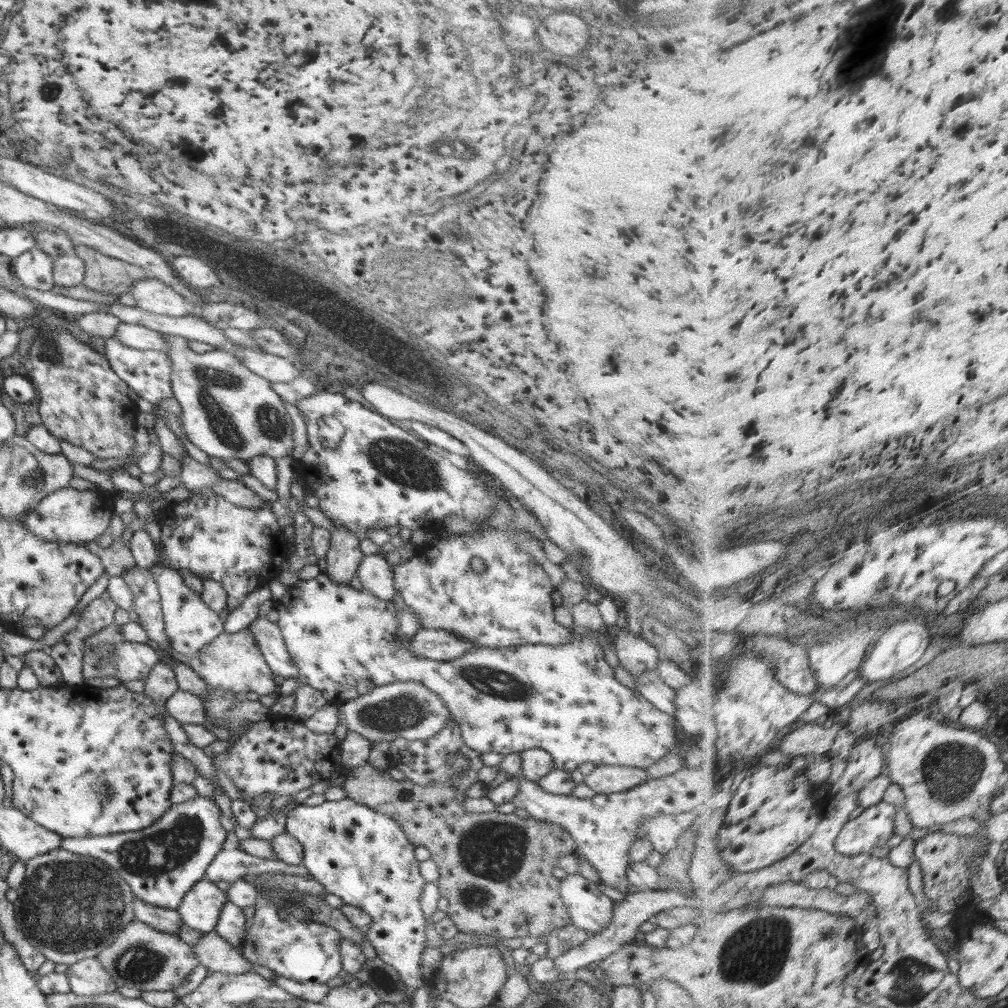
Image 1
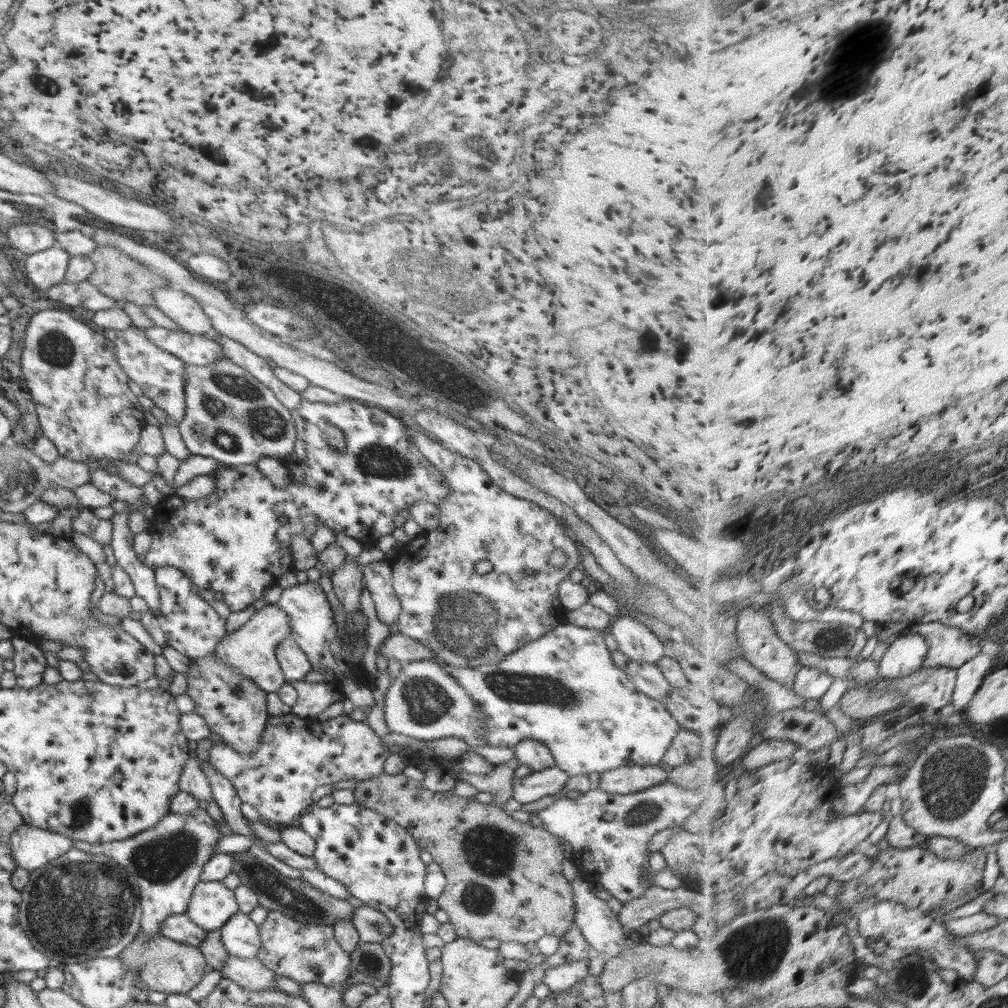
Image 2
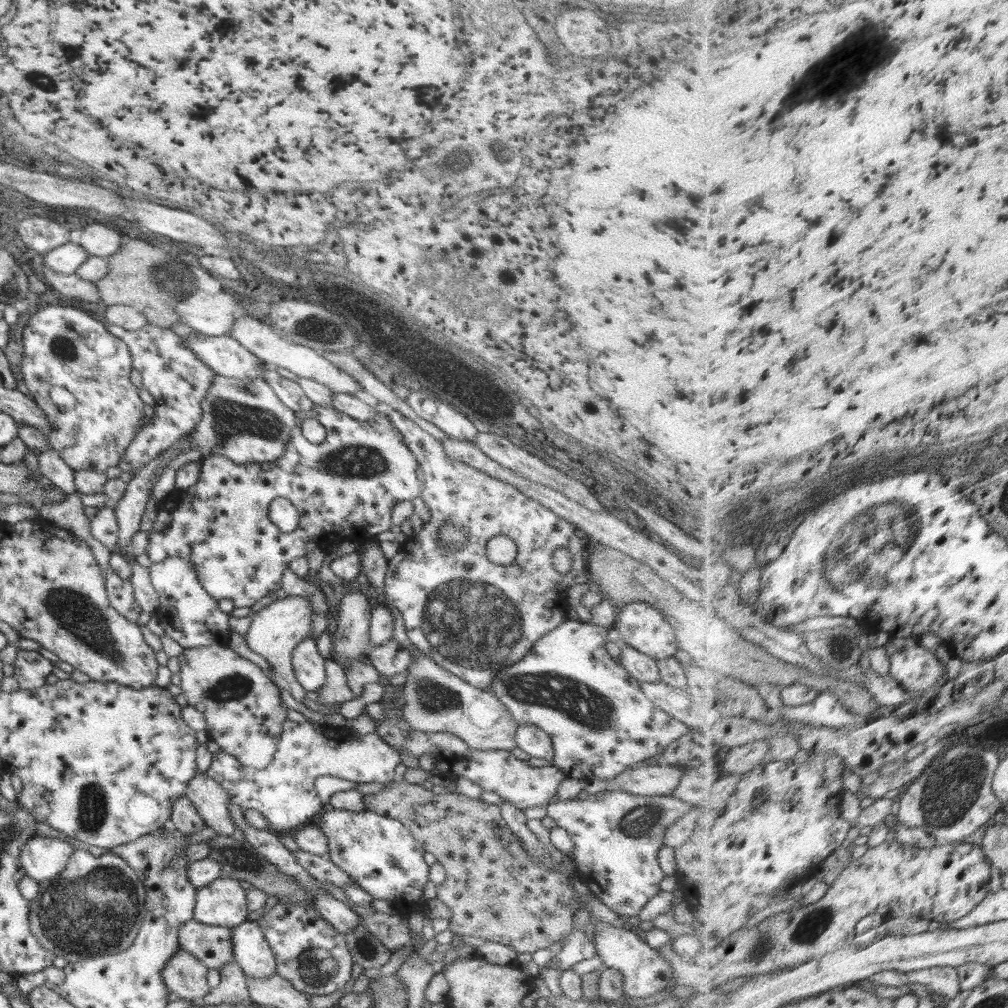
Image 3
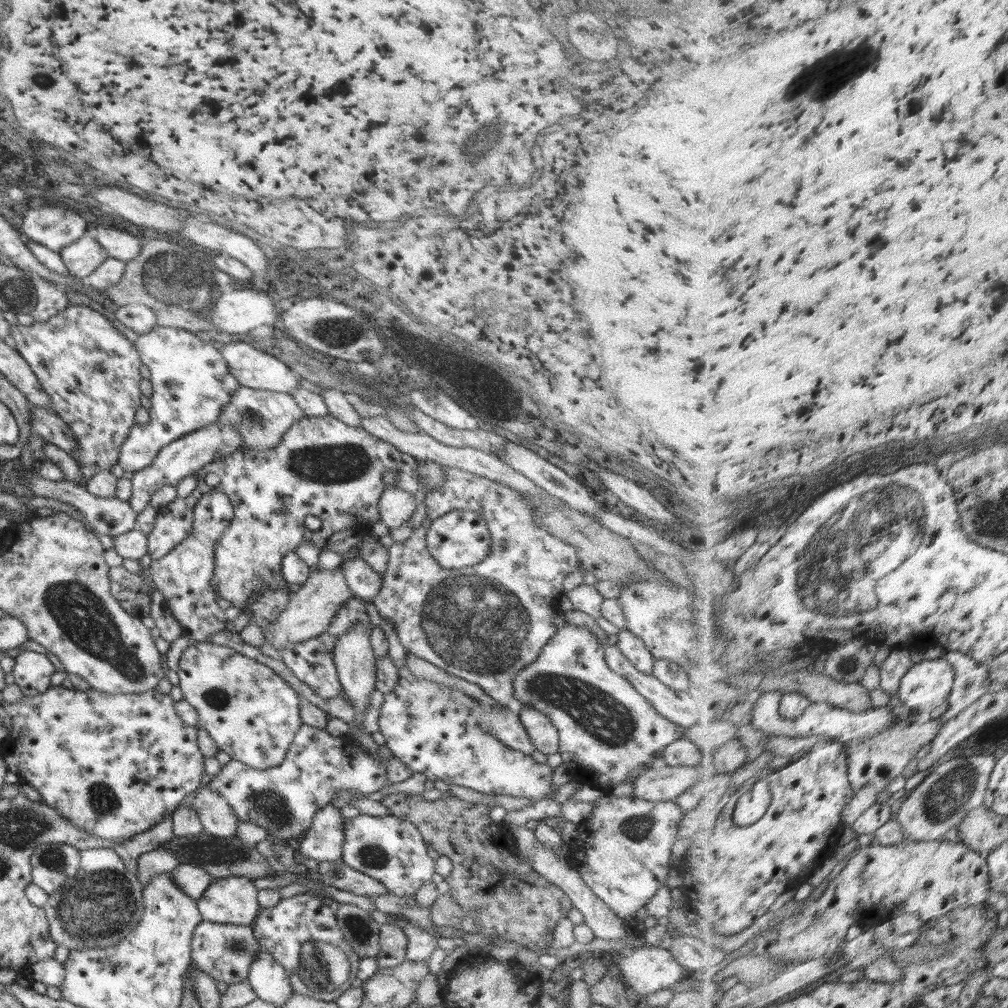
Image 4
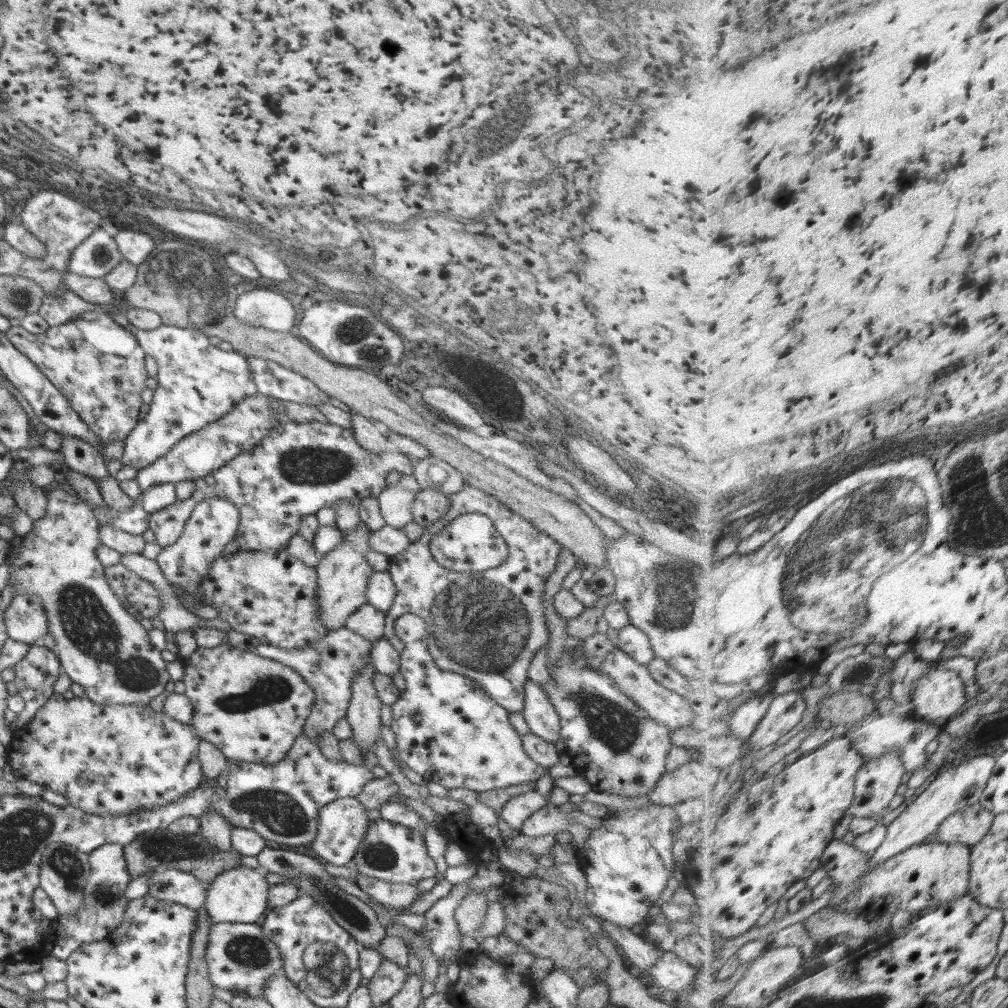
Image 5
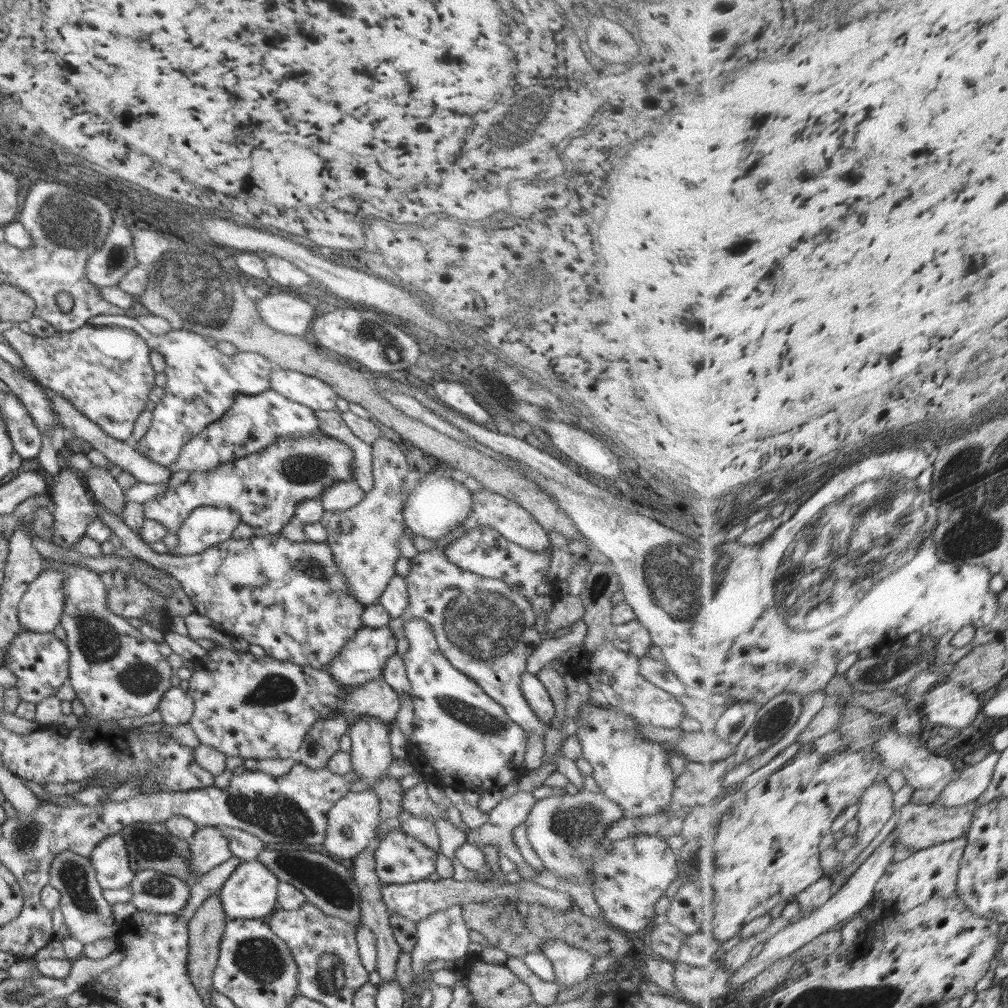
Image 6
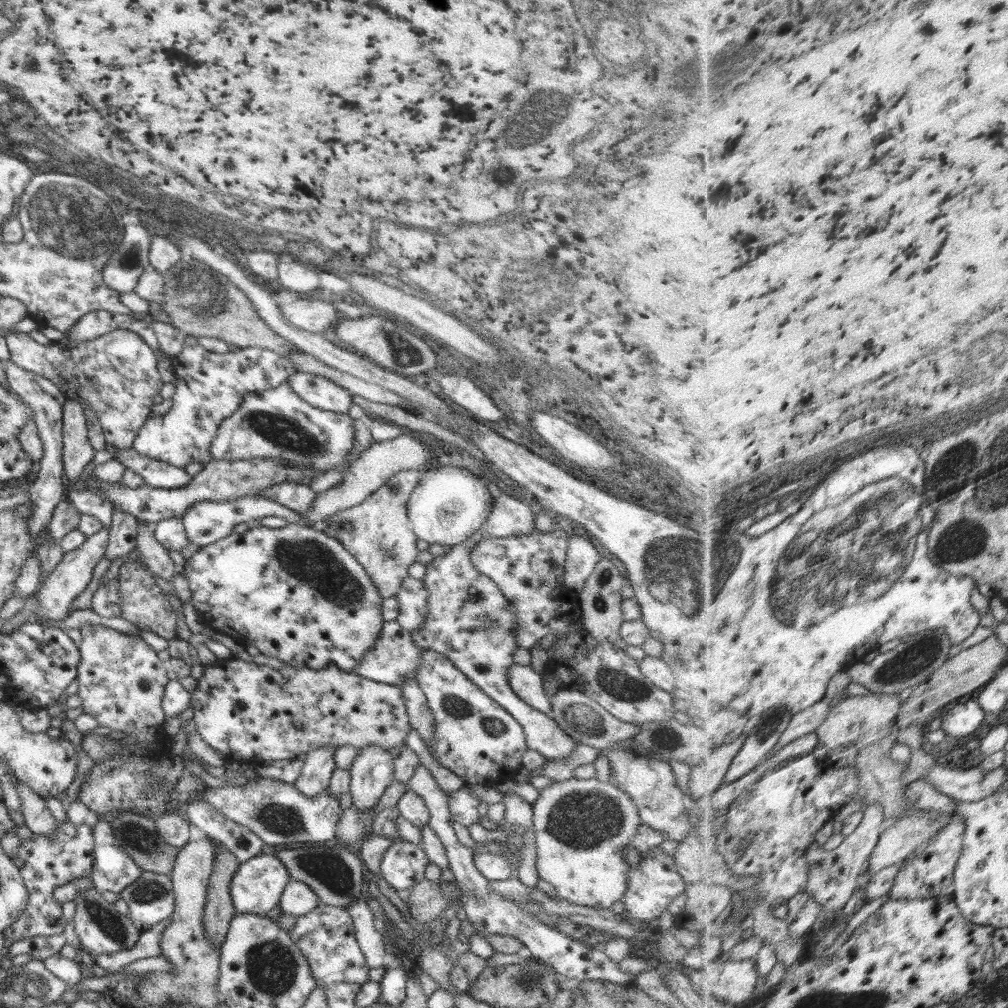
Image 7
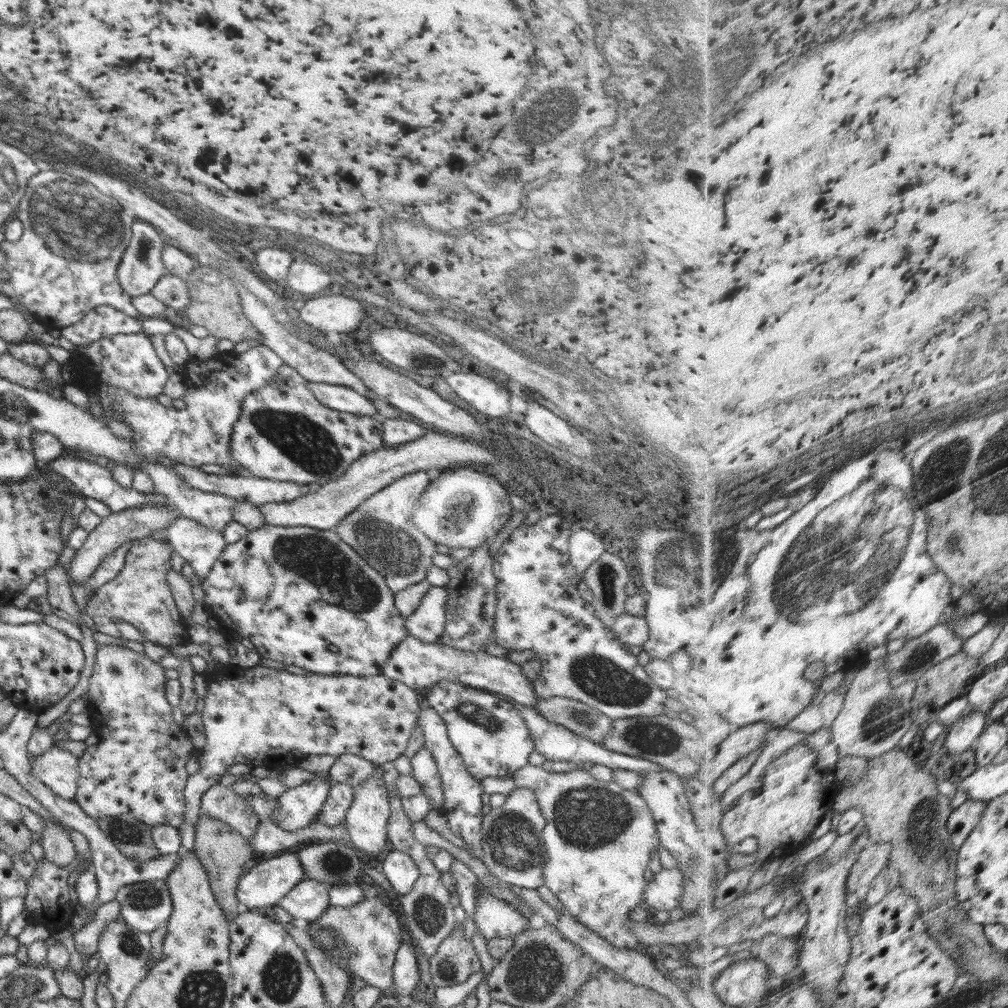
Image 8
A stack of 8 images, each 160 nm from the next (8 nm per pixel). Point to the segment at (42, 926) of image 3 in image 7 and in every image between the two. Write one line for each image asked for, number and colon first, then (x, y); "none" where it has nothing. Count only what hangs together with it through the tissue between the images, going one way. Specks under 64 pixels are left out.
4: (100, 912)
5: (104, 903)
6: (110, 860)
7: (113, 869)

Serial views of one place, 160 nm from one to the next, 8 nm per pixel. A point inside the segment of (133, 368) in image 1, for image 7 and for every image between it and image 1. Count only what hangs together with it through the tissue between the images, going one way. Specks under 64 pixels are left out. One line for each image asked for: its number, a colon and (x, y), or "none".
2: (160, 375)
3: (178, 380)
4: (191, 383)
5: (198, 382)
6: (203, 382)
7: (210, 386)

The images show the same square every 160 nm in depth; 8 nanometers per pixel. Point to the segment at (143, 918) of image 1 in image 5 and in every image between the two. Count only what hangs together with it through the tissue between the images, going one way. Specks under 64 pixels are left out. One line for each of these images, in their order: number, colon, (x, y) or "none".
2: (178, 927)
3: (212, 945)
4: (224, 951)
5: (240, 958)

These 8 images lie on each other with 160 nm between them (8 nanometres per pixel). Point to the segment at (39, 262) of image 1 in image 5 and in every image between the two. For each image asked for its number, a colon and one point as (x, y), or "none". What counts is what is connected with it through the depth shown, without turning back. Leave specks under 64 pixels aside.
2: (44, 269)
3: (66, 259)
4: (81, 258)
5: (98, 255)

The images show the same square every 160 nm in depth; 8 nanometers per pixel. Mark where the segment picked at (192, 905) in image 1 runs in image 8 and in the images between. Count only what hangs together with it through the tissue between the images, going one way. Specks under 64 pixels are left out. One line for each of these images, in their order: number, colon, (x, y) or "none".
2: (212, 904)
3: (223, 902)
4: (233, 900)
5: (240, 894)
6: (250, 892)
7: (256, 887)
8: (267, 882)

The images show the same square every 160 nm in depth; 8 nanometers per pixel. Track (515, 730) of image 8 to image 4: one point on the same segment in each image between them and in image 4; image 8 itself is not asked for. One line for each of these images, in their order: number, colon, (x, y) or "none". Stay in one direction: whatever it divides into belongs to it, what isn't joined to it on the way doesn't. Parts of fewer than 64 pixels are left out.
4: (428, 726)
5: (446, 729)
6: (462, 739)
7: (472, 736)

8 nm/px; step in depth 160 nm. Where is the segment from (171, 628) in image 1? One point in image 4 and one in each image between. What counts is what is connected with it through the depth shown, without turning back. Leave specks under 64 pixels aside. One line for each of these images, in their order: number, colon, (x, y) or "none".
2: (191, 625)
3: (188, 614)
4: (183, 576)

